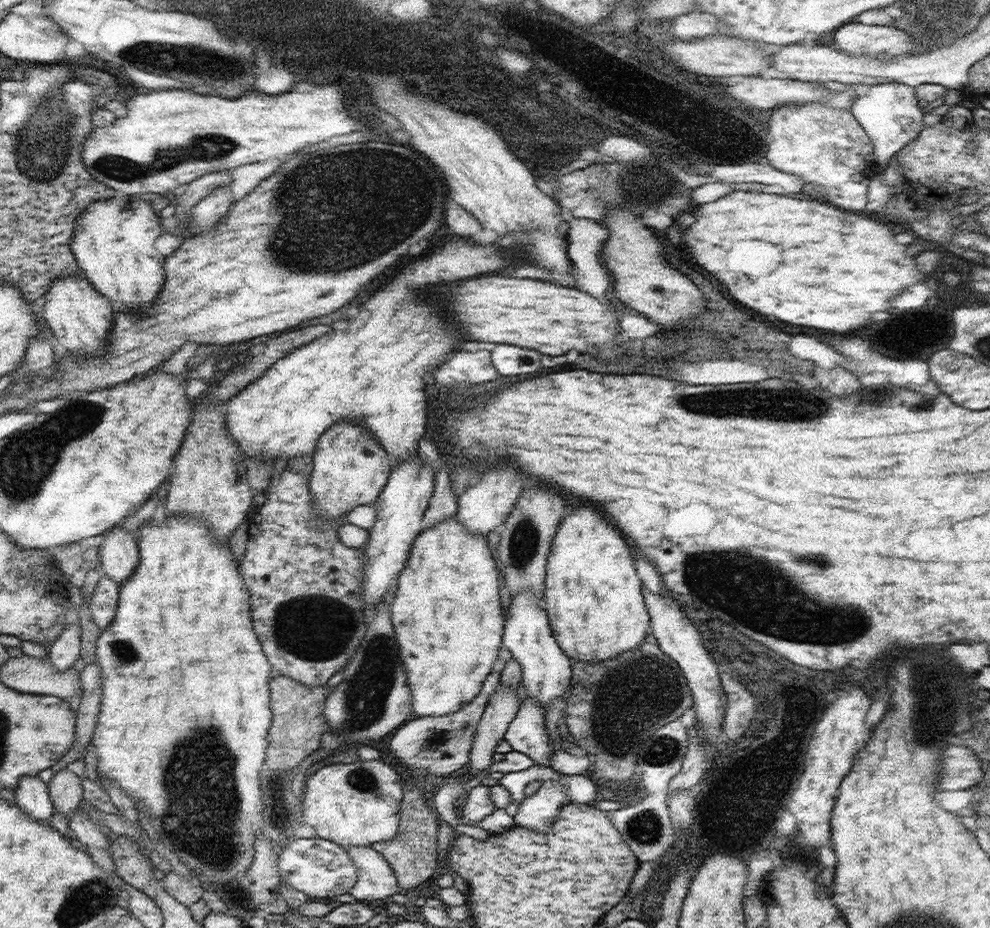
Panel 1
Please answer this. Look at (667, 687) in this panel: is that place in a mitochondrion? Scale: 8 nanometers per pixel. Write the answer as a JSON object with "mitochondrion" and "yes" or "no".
{"mitochondrion":"yes"}

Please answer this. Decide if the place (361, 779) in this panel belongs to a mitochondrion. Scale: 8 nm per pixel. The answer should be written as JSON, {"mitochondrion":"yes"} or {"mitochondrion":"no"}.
{"mitochondrion":"yes"}

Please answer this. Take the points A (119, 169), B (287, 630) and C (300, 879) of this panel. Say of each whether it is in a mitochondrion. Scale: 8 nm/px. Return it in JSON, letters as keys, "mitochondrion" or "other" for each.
{"A":"mitochondrion","B":"mitochondrion","C":"other"}

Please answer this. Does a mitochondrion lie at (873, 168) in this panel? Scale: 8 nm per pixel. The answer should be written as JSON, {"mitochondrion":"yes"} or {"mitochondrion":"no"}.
{"mitochondrion":"no"}

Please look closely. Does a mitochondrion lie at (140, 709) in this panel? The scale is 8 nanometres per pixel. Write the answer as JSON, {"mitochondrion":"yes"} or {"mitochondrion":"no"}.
{"mitochondrion":"no"}

